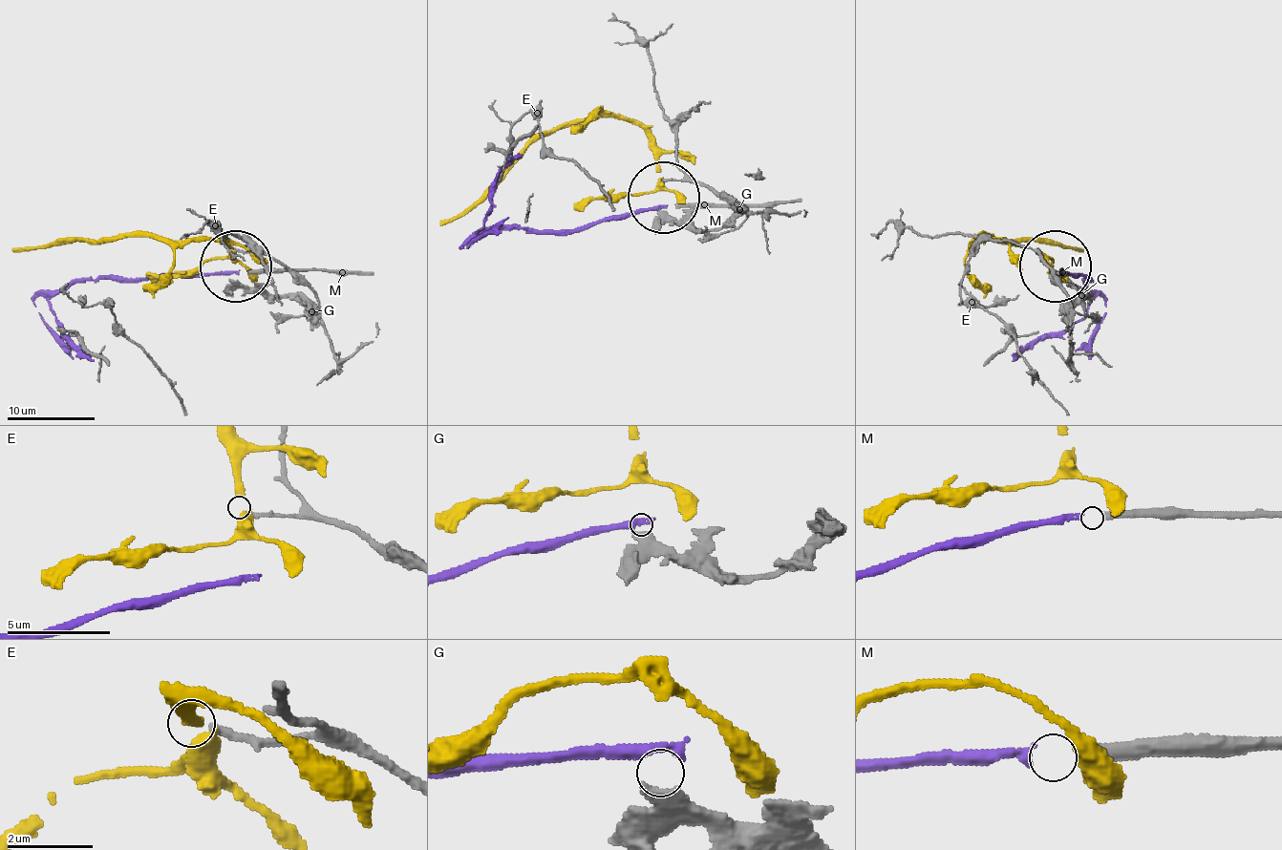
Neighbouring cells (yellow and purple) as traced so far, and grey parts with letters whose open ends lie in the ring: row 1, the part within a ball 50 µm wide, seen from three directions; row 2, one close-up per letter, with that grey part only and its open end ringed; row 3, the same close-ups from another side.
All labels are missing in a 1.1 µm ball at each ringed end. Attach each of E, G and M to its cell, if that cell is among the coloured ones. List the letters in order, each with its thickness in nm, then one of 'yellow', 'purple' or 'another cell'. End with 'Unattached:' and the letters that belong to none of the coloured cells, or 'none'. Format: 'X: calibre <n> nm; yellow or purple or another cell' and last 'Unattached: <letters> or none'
E: calibre 180 nm; another cell
G: calibre 360 nm; another cell
M: calibre 320 nm; purple
Unattached: E, G

